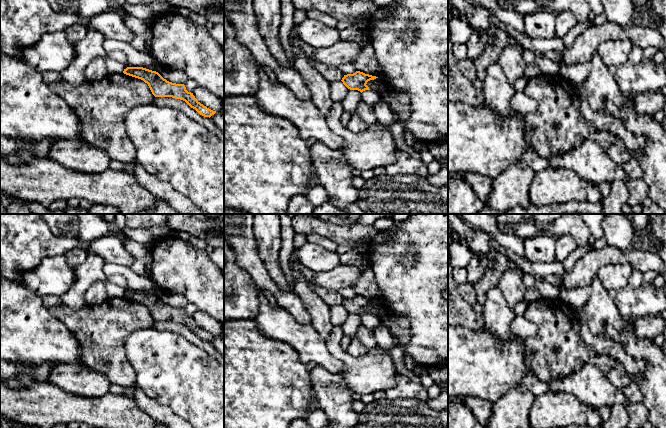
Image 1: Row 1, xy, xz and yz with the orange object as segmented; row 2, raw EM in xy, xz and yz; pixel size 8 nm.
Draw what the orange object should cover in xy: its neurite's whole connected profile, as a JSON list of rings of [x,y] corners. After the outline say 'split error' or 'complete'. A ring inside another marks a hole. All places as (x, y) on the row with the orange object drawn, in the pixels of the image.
[[[127,67],[124,74],[143,80],[148,84],[155,97],[172,97],[185,101],[191,108],[195,109],[204,117],[211,117],[216,113],[201,104],[193,95],[188,92],[184,84],[176,84],[164,79],[158,72],[143,67]]] | complete

